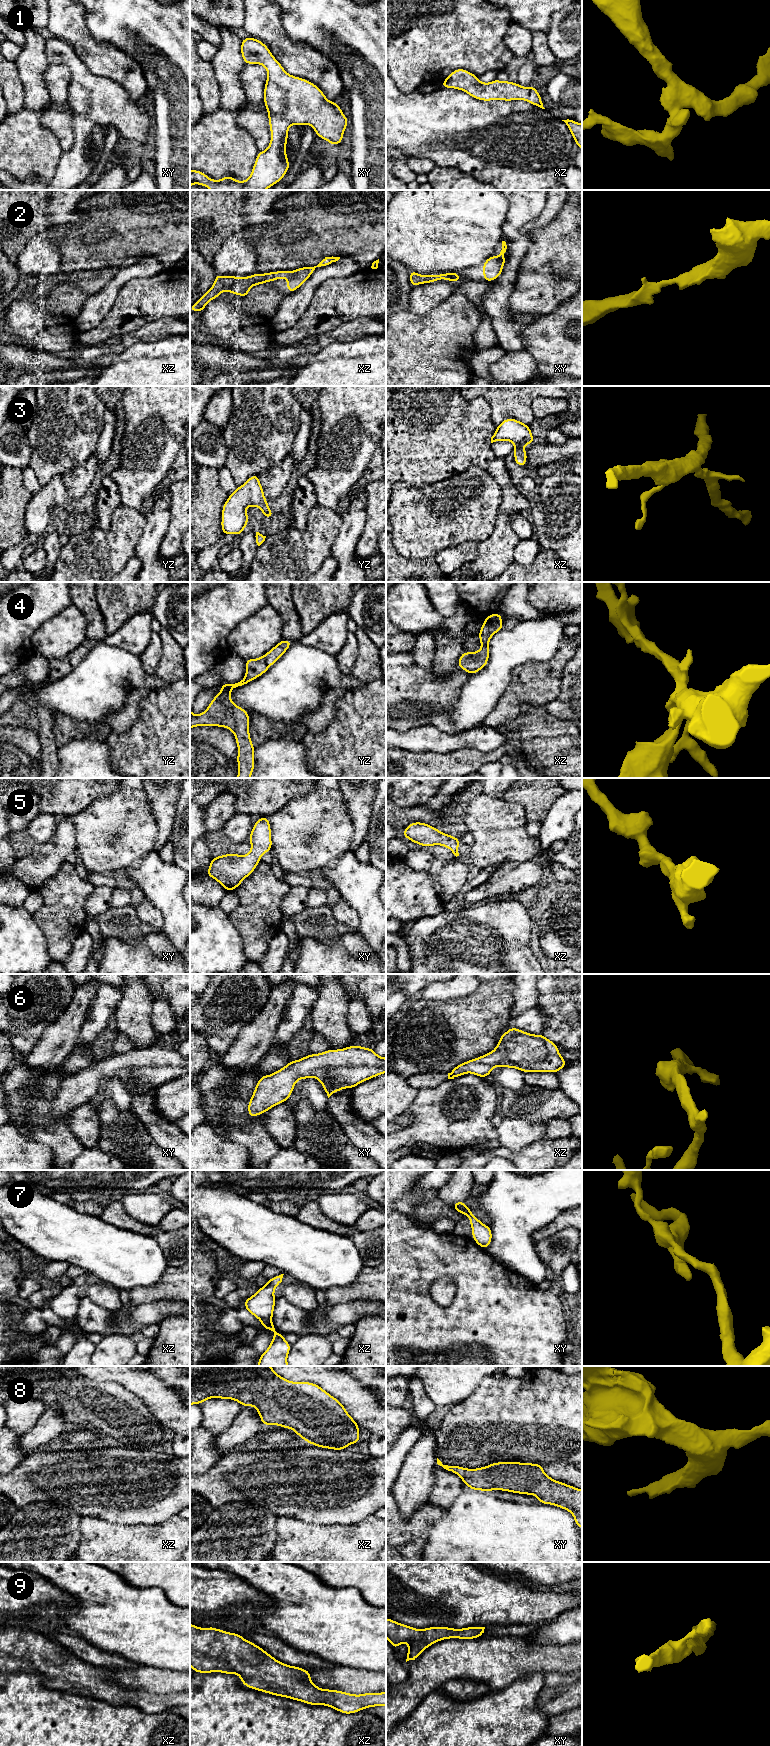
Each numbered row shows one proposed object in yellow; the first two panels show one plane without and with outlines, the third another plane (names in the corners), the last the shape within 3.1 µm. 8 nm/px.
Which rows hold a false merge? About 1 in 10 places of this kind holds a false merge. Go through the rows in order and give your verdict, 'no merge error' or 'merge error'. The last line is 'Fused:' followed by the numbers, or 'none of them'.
1: no merge error
2: no merge error
3: no merge error
4: no merge error
5: no merge error
6: no merge error
7: no merge error
8: no merge error
9: no merge error
Fused: none of them

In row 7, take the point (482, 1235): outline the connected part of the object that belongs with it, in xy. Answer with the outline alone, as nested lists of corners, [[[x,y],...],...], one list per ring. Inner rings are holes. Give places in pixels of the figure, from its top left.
[[[458,1201],[452,1206],[460,1214],[466,1215],[470,1220],[470,1226],[472,1228],[472,1238],[473,1240],[483,1249],[486,1249],[492,1241],[492,1231],[491,1228],[483,1224],[479,1219],[477,1219],[470,1208],[465,1205],[465,1202]]]

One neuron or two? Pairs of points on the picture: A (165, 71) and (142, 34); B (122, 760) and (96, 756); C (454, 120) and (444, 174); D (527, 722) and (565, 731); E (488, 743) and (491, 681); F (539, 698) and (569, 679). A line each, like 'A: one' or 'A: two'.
A: one
B: two
C: two
D: one
E: two
F: two

